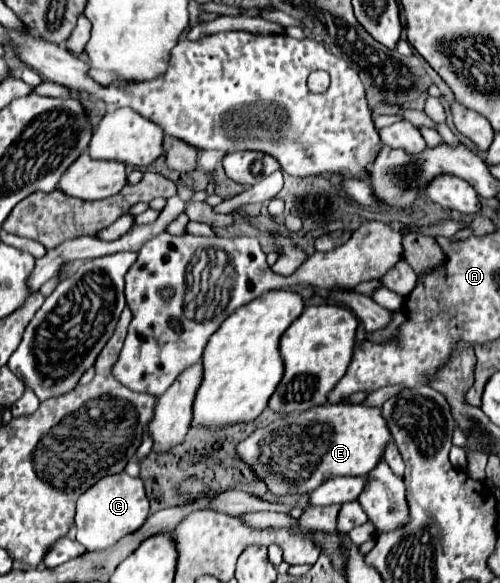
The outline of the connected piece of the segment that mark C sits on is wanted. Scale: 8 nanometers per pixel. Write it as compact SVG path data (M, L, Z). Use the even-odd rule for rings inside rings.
M126 473L102 477L86 493L80 495L76 505L76 541L80 541L88 551L102 551L112 547L124 535L138 531L148 517L148 499L140 479L134 479Z

